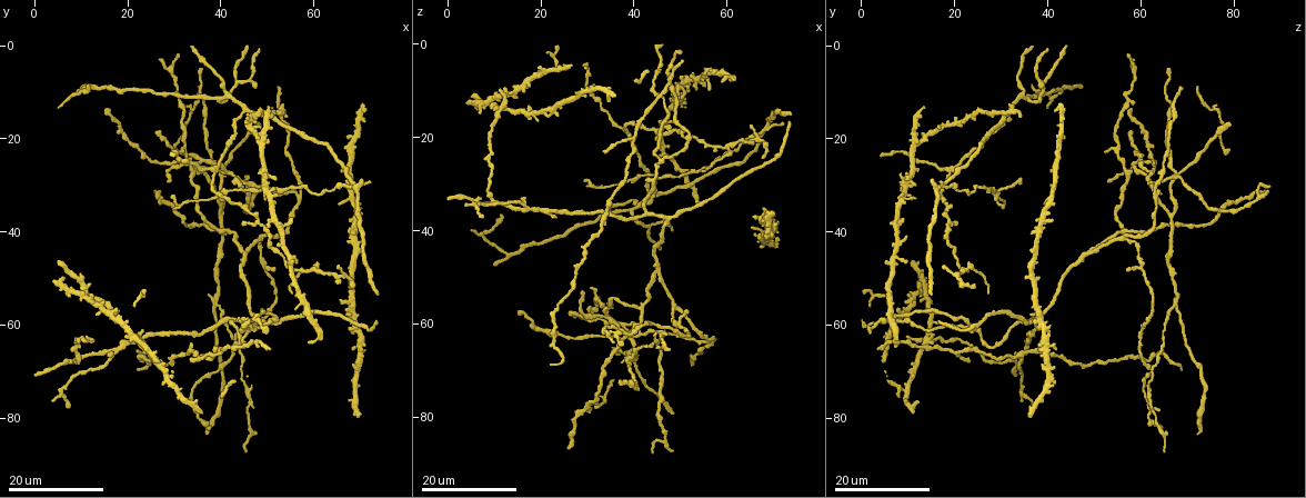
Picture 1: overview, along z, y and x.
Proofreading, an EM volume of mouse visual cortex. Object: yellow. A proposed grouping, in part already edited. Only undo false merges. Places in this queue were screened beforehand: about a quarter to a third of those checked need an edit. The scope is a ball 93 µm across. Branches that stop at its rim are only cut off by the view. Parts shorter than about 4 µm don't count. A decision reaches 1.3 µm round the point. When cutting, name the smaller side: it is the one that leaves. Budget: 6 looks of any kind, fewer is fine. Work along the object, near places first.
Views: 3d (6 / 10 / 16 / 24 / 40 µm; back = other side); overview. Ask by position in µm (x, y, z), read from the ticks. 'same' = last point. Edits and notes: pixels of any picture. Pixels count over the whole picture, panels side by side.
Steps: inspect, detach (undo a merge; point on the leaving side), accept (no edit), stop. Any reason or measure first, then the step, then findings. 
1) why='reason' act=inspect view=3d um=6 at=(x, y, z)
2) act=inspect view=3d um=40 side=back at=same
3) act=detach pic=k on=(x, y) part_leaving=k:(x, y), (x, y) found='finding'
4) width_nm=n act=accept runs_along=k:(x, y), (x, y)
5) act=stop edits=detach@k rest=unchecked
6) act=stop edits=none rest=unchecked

why='three-way junction' act=inspect view=3d um=16 at=(45.5, 44.5, 49.0)

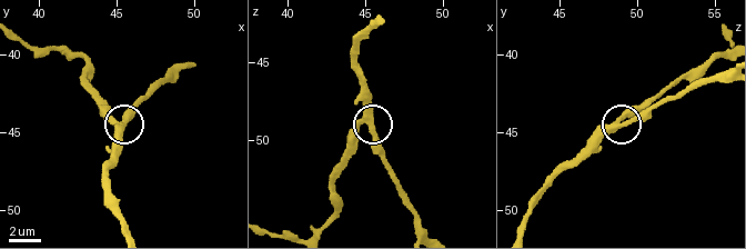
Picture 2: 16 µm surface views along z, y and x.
why='closer look' act=inspect view=3d um=10 at=(45.2, 44.4, 48.8)

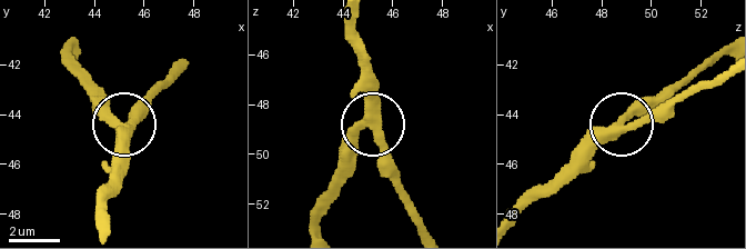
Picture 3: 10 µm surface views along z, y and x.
act=accept found='continuous, no second neuron'

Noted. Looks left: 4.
why='three arms meet' act=inspect view=3d um=24 at=(34.0, 26.0, 58.0)

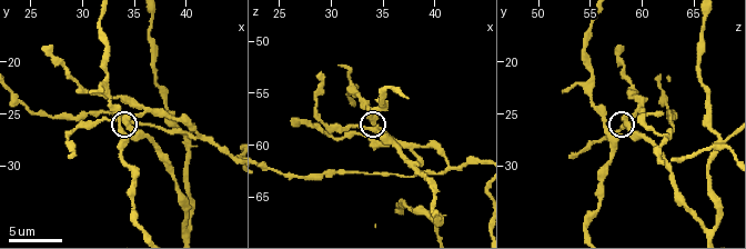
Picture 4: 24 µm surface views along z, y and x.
why='closer look' act=inspect view=3d um=6 at=(34.4, 26.0, 58.4)

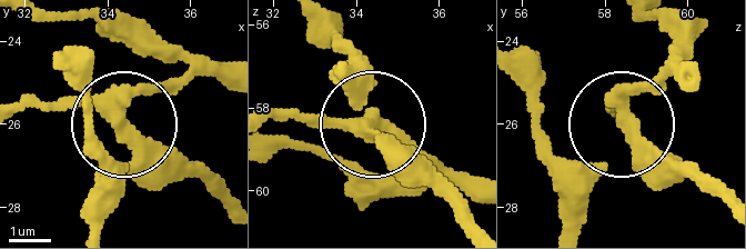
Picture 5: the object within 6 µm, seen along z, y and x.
side_arm_um=12 act=detach pic=5 on=(149, 152) part_leaving=5:(109, 106), (225, 208) found='a second neuron is stuck on'

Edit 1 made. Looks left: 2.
act=stop edits=detach@5 rest=unchecked

